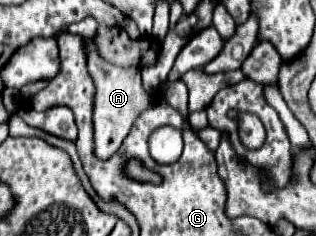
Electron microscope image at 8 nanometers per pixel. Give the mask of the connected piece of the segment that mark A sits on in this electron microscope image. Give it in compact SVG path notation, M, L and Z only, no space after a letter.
M86 17L80 23L72 23L68 27L70 33L78 33L84 37L86 41L86 51L88 51L88 71L90 77L94 79L94 87L96 87L96 95L94 95L94 151L98 159L108 159L112 157L124 137L130 133L134 121L138 119L138 115L142 111L146 111L150 105L154 105L154 97L150 97L150 93L146 93L142 89L140 83L140 69L120 69L114 65L108 65L98 53L96 47L92 45L92 37L96 33L96 19L94 17Z

